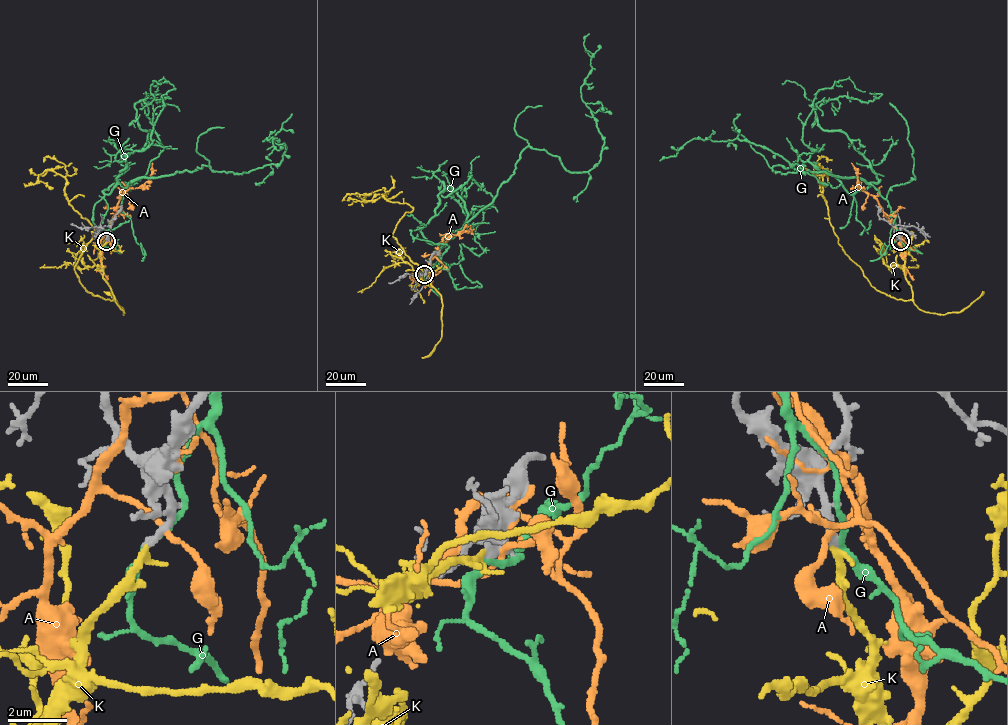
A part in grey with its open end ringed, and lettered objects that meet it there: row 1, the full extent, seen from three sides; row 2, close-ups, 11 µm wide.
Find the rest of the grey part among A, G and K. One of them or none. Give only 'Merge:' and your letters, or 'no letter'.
Merge: K

